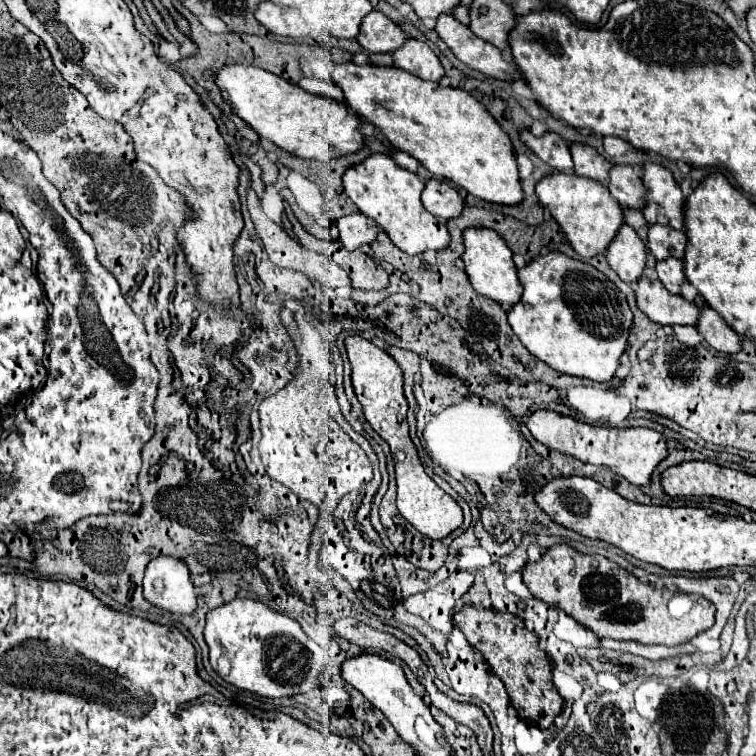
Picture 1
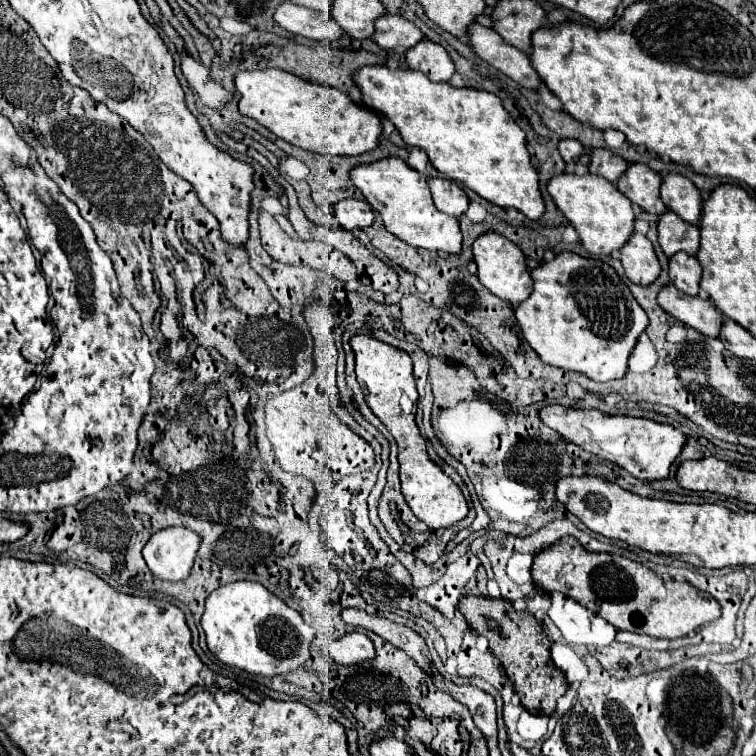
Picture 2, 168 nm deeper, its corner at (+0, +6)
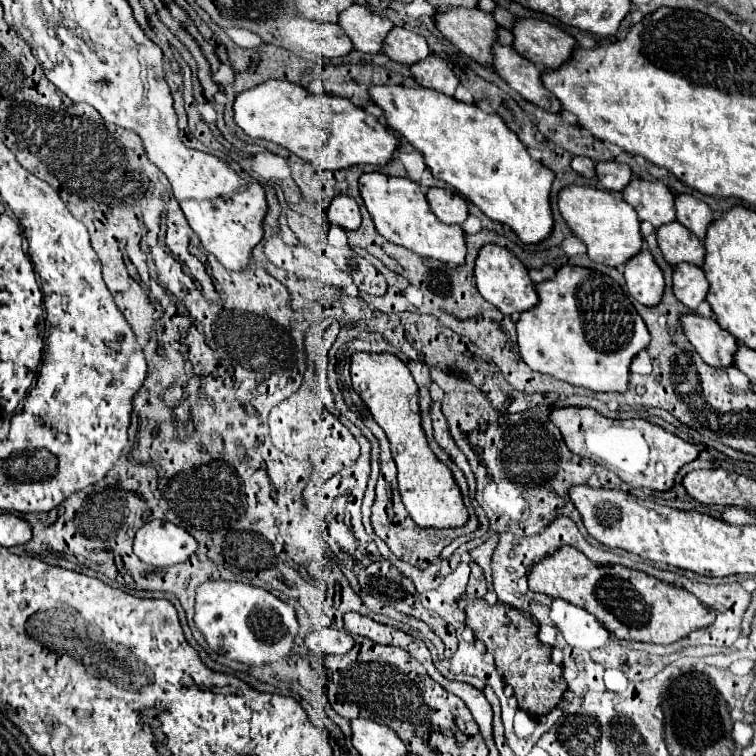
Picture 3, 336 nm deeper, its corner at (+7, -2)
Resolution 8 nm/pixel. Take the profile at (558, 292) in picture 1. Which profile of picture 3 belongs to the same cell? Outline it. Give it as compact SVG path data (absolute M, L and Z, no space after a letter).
M566 264L556 270L554 278L536 284L536 292L538 304L522 312L520 320L516 322L522 360L532 370L574 386L582 386L594 392L626 392L630 362L642 348L648 346L650 334L618 282L598 270Z

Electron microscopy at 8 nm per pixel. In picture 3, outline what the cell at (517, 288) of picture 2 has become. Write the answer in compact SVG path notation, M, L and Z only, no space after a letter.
M486 244L480 248L476 266L474 266L474 278L476 278L476 288L478 292L494 304L498 310L504 314L514 314L514 312L524 312L538 302L538 294L534 290L534 282L528 276L526 266L506 248L496 246L496 244Z

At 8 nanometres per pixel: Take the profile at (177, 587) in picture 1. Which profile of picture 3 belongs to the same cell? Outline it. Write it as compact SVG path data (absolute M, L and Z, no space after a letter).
M158 520L144 524L134 538L134 554L154 568L168 568L186 562L196 546L196 540L184 528Z

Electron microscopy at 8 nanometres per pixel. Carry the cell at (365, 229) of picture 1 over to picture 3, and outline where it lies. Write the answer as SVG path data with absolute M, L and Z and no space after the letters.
M336 196L328 208L328 220L342 230L354 230L362 222L360 208L350 196Z

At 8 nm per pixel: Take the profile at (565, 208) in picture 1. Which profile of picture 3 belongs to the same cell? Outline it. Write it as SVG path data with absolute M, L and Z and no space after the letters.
M570 186L558 192L558 210L566 220L568 228L574 236L578 236L586 248L588 258L606 266L622 266L628 258L640 252L642 236L640 236L640 220L634 208L620 198L620 194L612 194L608 190L598 190L592 186Z

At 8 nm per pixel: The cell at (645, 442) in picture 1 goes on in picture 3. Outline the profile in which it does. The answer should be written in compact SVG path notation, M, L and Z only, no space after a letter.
M556 408L554 412L550 412L550 418L554 420L554 424L558 424L558 430L562 432L562 440L566 442L570 452L574 452L582 458L590 458L594 464L600 464L600 466L612 470L632 488L670 490L674 484L676 472L684 464L692 462L698 456L696 446L688 444L686 440L682 440L682 438L678 438L678 436L666 432L664 428L650 424L646 420L610 420L592 408Z

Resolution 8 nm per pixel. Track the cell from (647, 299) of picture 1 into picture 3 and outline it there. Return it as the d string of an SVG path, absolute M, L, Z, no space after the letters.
M694 312L680 316L680 326L684 336L710 366L728 368L732 364L732 354L738 350L738 344L730 332L722 330L714 318L704 318Z

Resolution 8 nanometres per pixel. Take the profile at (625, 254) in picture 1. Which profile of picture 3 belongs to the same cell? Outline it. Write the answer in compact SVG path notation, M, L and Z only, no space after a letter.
M642 248L624 264L624 278L630 294L644 306L656 306L664 292L664 276L652 254Z

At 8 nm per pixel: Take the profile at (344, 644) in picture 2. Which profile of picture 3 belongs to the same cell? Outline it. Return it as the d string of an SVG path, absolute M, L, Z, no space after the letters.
M322 628L312 632L304 638L304 644L314 652L322 656L344 656L354 648L354 638L348 632L340 632L334 628Z

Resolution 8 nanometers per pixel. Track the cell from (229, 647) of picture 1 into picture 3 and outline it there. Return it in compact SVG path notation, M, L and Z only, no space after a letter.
M242 582L202 584L196 590L194 624L214 652L246 666L266 666L290 656L298 636L298 620L292 606L262 588Z

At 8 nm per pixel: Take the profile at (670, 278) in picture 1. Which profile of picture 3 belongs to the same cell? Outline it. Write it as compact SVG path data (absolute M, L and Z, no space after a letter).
M678 264L674 268L674 276L672 276L672 288L674 288L674 296L688 306L690 310L696 310L700 302L704 302L706 292L708 292L708 280L702 272L700 266L694 264Z

